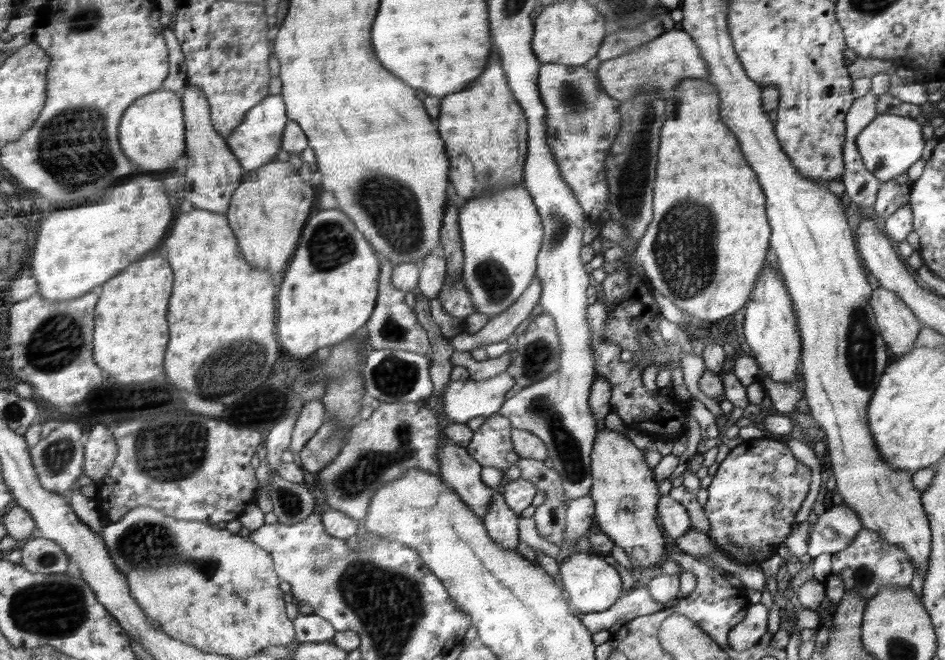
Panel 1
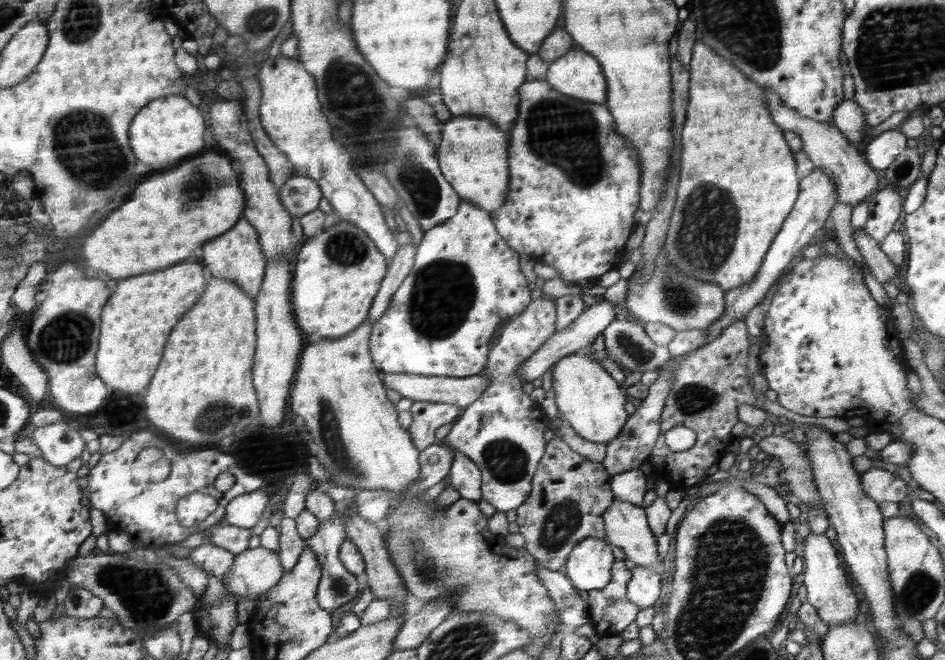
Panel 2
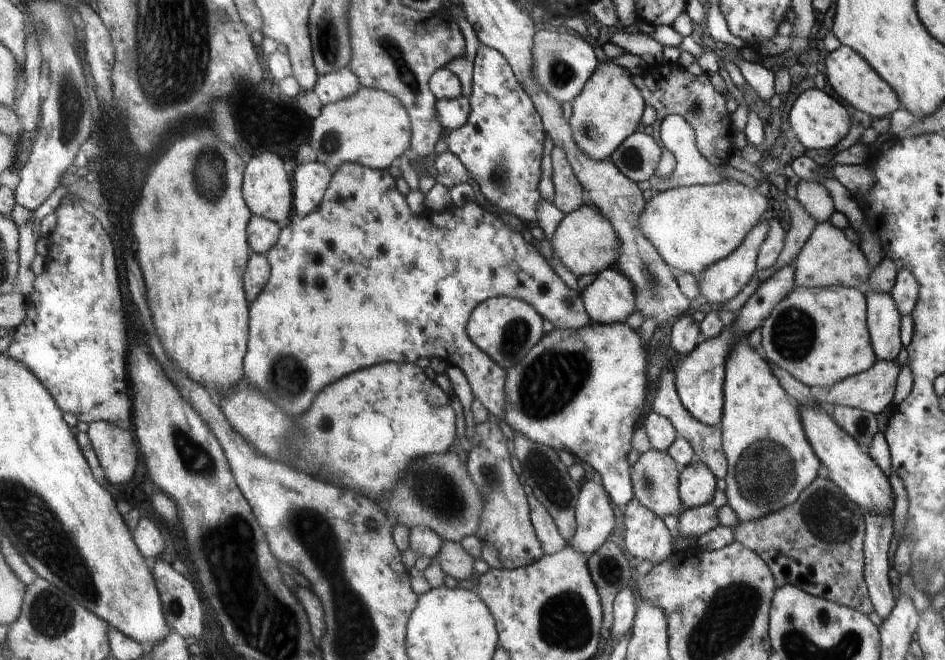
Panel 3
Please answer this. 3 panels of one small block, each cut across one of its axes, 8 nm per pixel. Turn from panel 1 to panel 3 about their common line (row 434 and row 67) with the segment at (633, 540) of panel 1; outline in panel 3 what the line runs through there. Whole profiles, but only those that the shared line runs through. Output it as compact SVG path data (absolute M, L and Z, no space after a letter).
M609 58L593 72L584 90L573 100L569 125L575 143L594 160L605 159L612 155L632 132L636 132L642 110L644 110L644 96L641 89L632 84L628 70L624 70L624 67Z

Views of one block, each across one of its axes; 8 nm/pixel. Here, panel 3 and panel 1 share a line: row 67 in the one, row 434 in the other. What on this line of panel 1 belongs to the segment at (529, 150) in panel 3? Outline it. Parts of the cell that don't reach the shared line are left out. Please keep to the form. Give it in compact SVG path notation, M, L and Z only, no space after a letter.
M493 414L473 431L466 449L483 467L498 467L506 473L519 457L513 446L513 429L506 415Z

